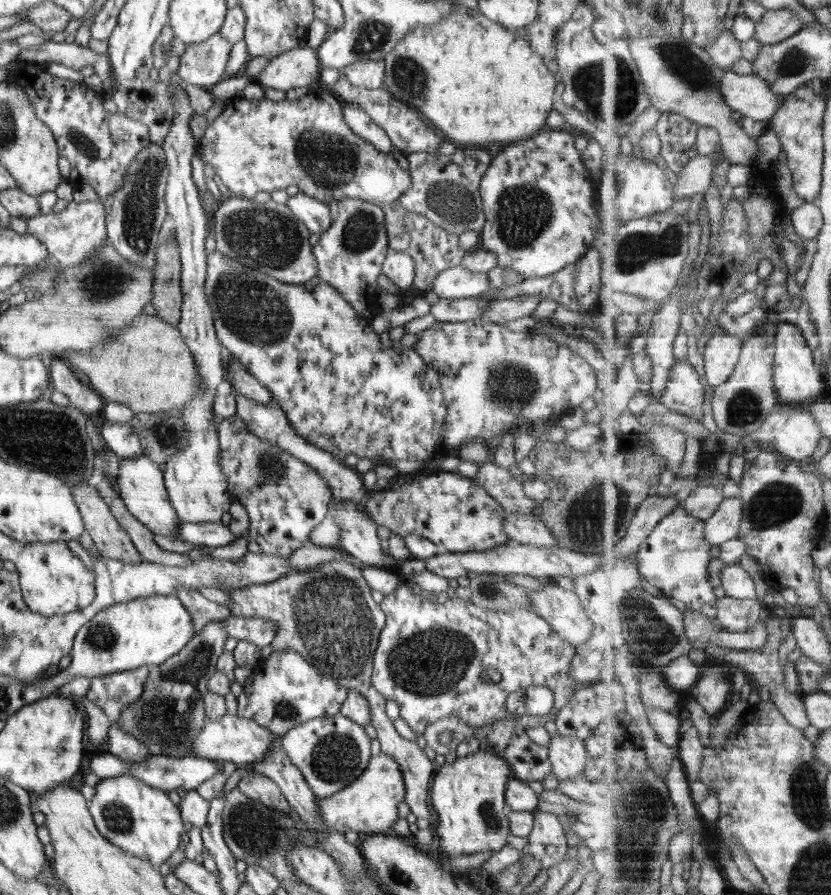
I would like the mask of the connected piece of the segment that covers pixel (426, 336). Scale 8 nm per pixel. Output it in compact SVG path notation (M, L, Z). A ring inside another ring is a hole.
M482 319L455 323L436 321L433 326L418 333L414 348L422 361L432 365L432 369L438 372L443 403L446 405L441 446L452 453L471 440L481 438L490 441L496 434L516 428L515 424L521 416L530 426L536 420L558 416L566 408L592 407L607 375L601 364L589 354L579 356L566 345L560 346L556 341L548 340L544 334L515 332L501 323Z

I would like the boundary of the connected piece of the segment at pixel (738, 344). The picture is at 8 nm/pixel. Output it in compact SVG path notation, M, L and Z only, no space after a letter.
M725 331L713 336L704 354L710 385L722 386L735 375L743 358L745 343L745 339Z

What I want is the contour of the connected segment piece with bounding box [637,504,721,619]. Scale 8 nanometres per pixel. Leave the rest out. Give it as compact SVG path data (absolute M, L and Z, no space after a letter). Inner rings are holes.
M682 504L644 542L642 550L637 554L640 570L650 584L657 586L668 597L677 598L688 608L698 609L714 619L719 619L721 599L716 594L716 588L710 584L710 550L713 545L707 539L707 520L692 516Z

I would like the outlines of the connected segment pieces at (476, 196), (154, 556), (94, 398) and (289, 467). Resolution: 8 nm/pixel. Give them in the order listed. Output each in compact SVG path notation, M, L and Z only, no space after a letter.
M459 148L450 156L429 153L410 153L411 187L398 198L402 209L422 214L439 228L462 234L466 230L479 231L484 227L485 215L480 183L493 160L483 148Z
M103 477L97 485L97 489L102 500L110 507L110 512L128 533L143 560L167 566L176 566L176 568L192 564L187 553L182 554L174 550L169 551L160 548L160 545L155 541L155 534L130 514L124 501L111 485L110 477Z
M54 359L50 366L50 380L56 390L69 398L70 406L80 409L86 416L100 412L106 405L96 391L74 376L71 367L64 360Z
M237 414L217 424L217 433L229 491L249 516L248 551L292 556L328 516L329 504L334 500L328 483L315 468L251 433Z

